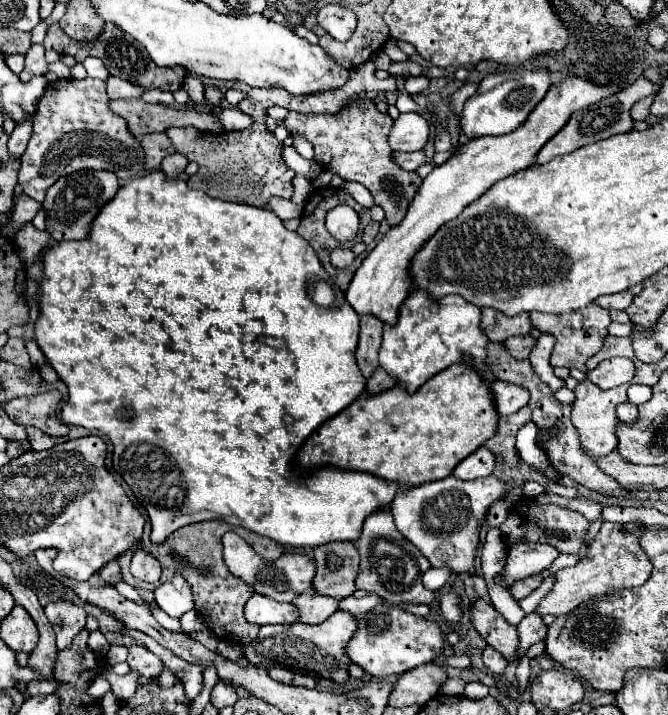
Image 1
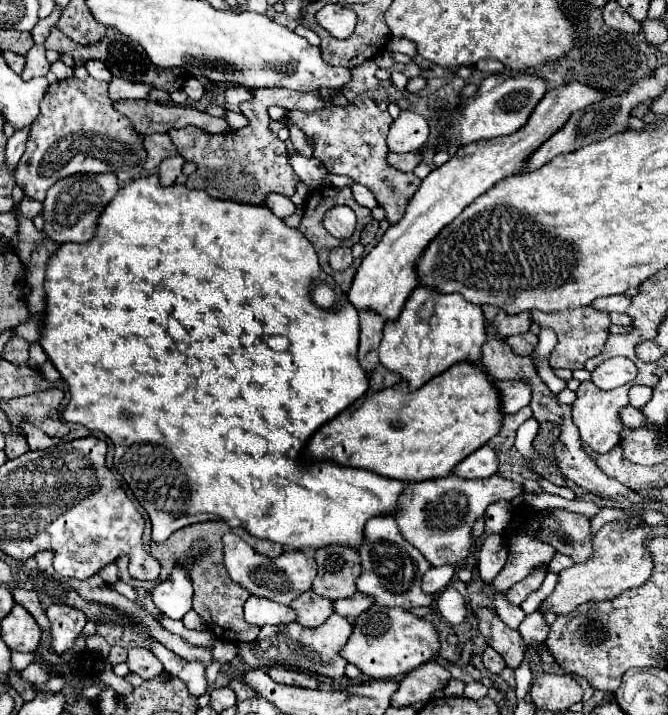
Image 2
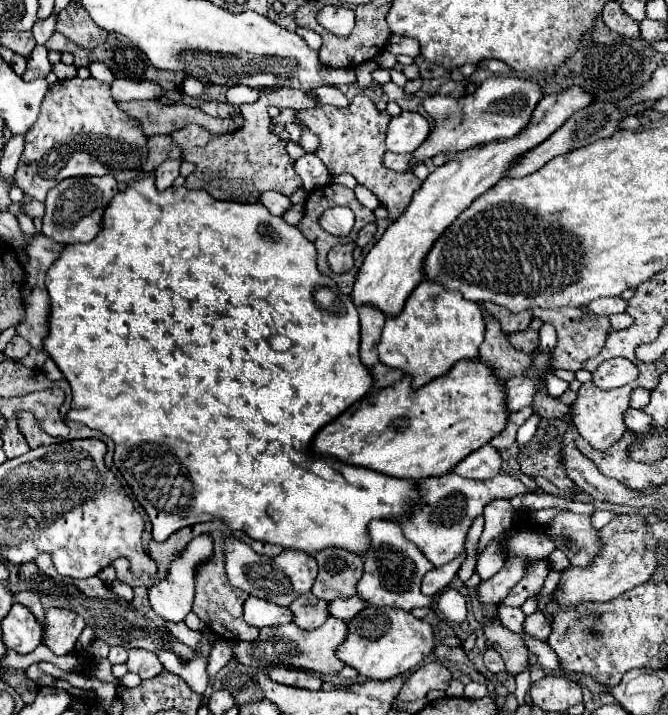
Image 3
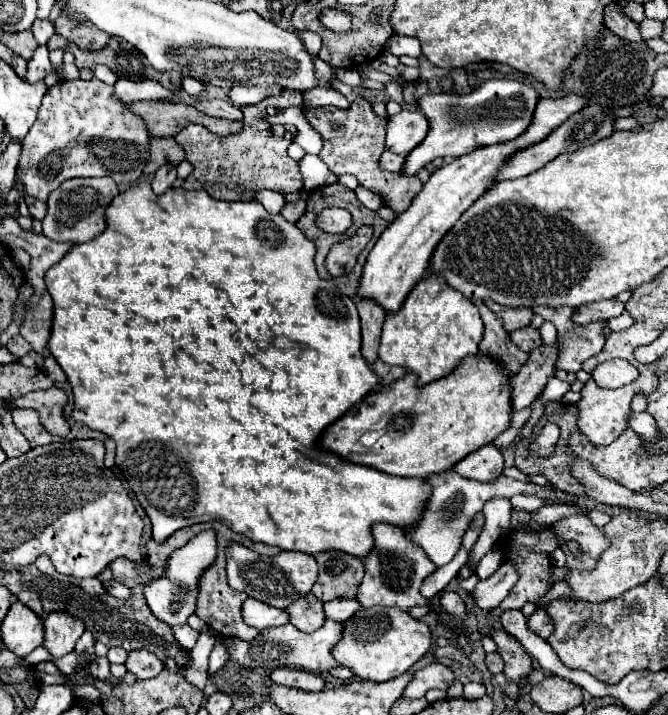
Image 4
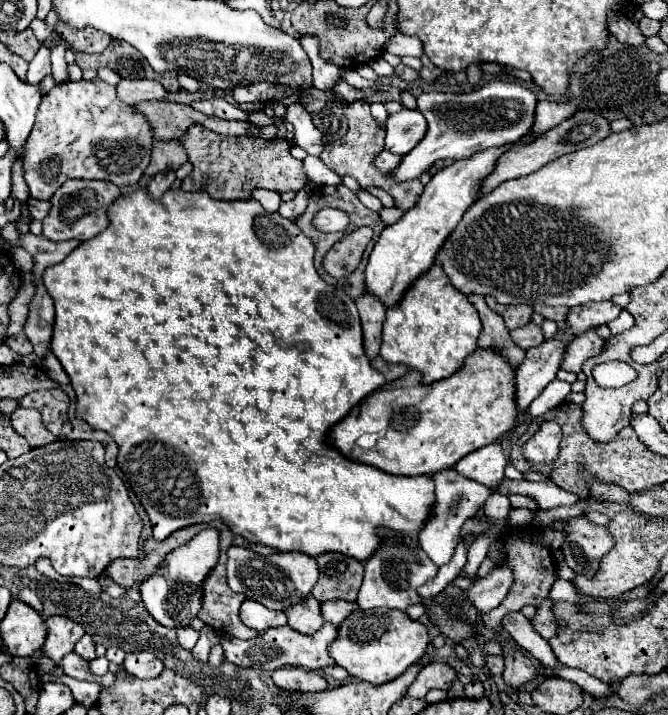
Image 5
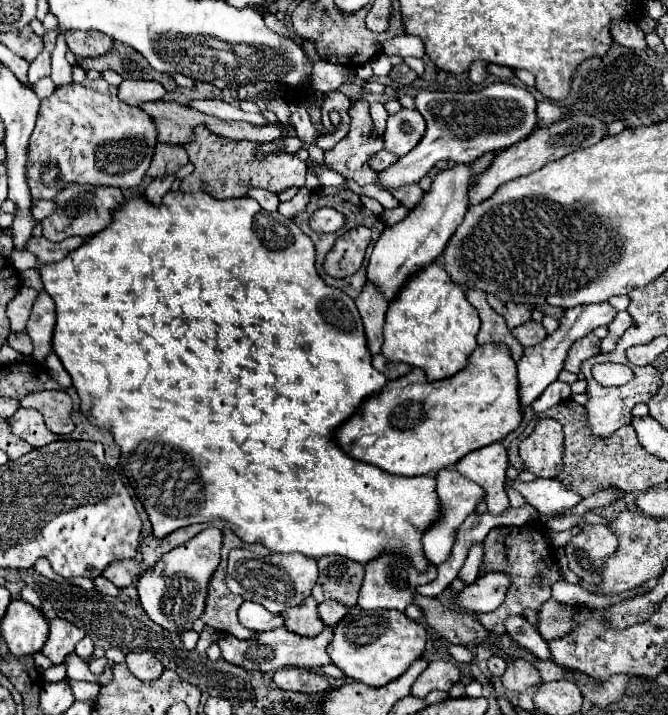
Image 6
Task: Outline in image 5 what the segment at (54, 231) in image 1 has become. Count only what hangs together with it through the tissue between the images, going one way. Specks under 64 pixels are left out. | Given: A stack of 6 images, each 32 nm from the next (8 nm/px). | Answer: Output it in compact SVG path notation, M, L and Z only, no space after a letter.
M70 180L52 196L52 212L42 220L44 226L44 236L52 242L62 242L70 238L78 240L90 240L108 226L108 208L114 204L116 198L120 198L120 188L114 184L104 184L104 182L78 182Z

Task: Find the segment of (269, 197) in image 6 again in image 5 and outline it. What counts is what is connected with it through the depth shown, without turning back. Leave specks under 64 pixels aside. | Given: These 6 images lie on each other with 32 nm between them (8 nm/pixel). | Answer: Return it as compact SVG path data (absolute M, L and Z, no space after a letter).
M256 190L256 192L252 192L252 198L258 200L266 212L278 212L278 206L282 202L280 194L270 192L270 190Z

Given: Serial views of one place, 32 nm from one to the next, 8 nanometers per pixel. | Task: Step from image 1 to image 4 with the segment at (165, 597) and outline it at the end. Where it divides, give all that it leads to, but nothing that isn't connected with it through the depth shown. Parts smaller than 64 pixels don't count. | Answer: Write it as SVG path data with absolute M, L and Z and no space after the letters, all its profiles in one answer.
M204 530L198 536L194 536L184 548L178 548L176 552L172 552L172 556L168 556L162 576L144 584L144 600L160 622L168 626L180 626L188 622L188 618L196 612L198 580L212 566L214 558L216 558L216 532Z

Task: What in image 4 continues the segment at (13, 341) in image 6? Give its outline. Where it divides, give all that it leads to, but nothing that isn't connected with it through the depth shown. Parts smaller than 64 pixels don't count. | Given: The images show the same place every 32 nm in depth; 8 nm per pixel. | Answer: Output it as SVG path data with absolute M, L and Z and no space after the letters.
M18 334L18 336L14 336L12 340L8 340L8 344L6 344L6 348L12 352L12 354L16 354L18 358L22 358L22 356L26 356L30 350L32 350L32 346Z

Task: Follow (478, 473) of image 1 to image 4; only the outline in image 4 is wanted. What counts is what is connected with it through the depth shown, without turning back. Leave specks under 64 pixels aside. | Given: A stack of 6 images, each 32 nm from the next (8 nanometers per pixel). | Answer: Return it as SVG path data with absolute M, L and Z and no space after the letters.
M488 444L460 460L460 464L456 464L454 470L464 478L472 478L478 482L494 482L498 476L502 476L504 456L498 446Z

